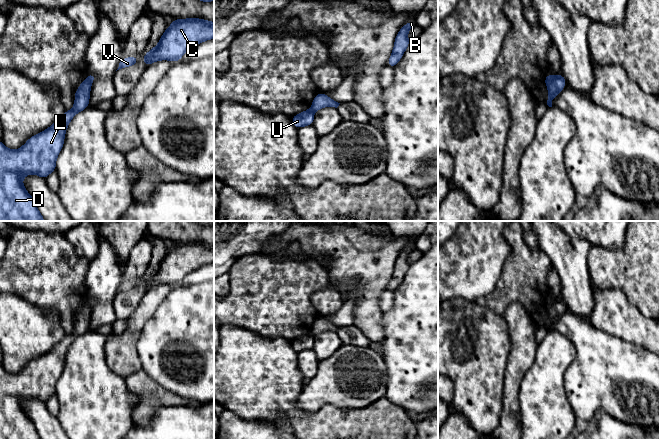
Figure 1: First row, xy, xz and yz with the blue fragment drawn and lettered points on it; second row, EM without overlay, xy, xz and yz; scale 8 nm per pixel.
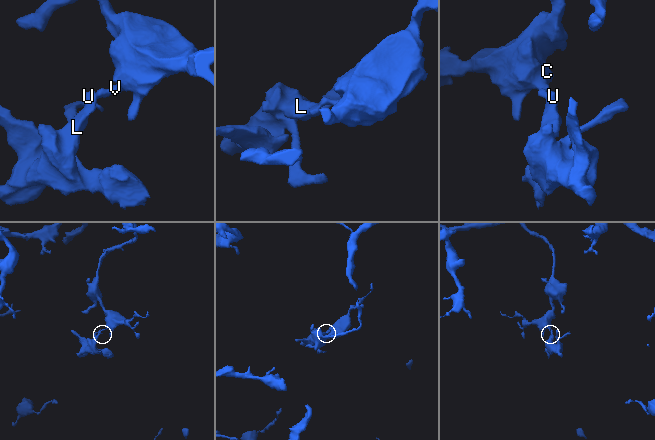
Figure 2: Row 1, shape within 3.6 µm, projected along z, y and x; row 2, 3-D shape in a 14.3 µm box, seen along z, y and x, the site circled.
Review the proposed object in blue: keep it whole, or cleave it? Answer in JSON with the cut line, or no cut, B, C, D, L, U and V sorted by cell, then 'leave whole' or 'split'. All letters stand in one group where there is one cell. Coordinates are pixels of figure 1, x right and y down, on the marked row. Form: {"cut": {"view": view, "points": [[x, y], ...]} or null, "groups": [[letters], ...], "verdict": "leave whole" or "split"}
{"cut": {"view": "yz", "points": [[552, 76], [547, 85]]}, "groups": [["B", "C", "V"], ["D", "L", "U"]], "verdict": "split"}

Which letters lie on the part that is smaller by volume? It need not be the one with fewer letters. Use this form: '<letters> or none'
D, L, U

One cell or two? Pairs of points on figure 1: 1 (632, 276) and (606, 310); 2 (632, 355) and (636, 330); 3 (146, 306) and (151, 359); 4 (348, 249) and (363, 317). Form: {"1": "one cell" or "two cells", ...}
{"1": "two cells", "2": "two cells", "3": "two cells", "4": "one cell"}

